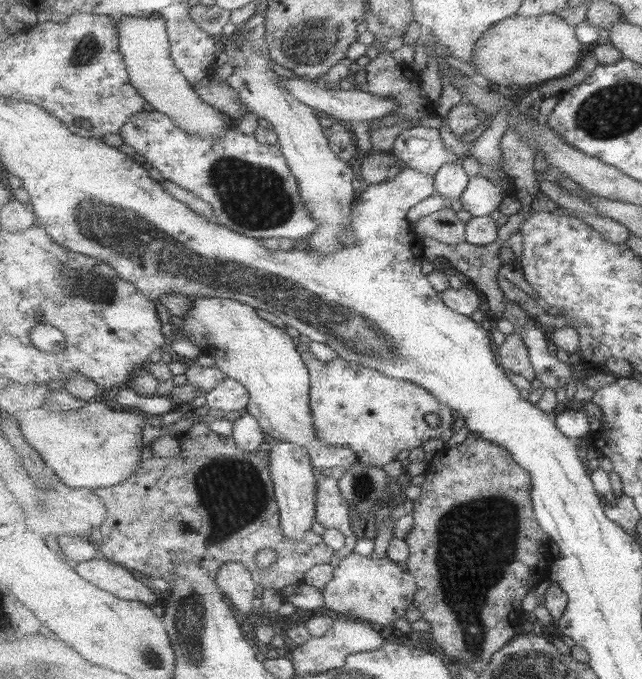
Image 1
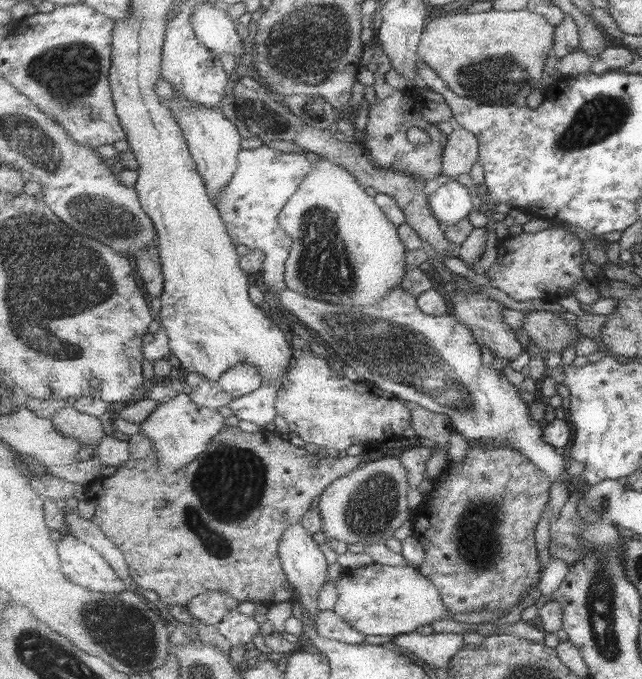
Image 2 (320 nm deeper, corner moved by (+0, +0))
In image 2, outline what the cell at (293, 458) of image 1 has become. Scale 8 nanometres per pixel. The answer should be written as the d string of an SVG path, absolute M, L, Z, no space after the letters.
M301 521L290 526L285 531L284 538L282 538L280 544L280 557L284 565L285 574L288 576L288 581L295 589L295 593L297 593L295 598L299 598L298 602L302 604L303 612L312 616L313 625L316 628L317 618L321 611L319 605L323 601L321 592L328 581L327 576L329 576L327 574L330 563L328 558L320 549L320 545L313 541L313 536L303 528Z

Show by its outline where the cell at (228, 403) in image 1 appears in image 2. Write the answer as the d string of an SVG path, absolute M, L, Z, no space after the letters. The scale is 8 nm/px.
M251 364L231 368L228 372L225 372L219 382L235 399L255 392L264 383L259 368L255 368Z

